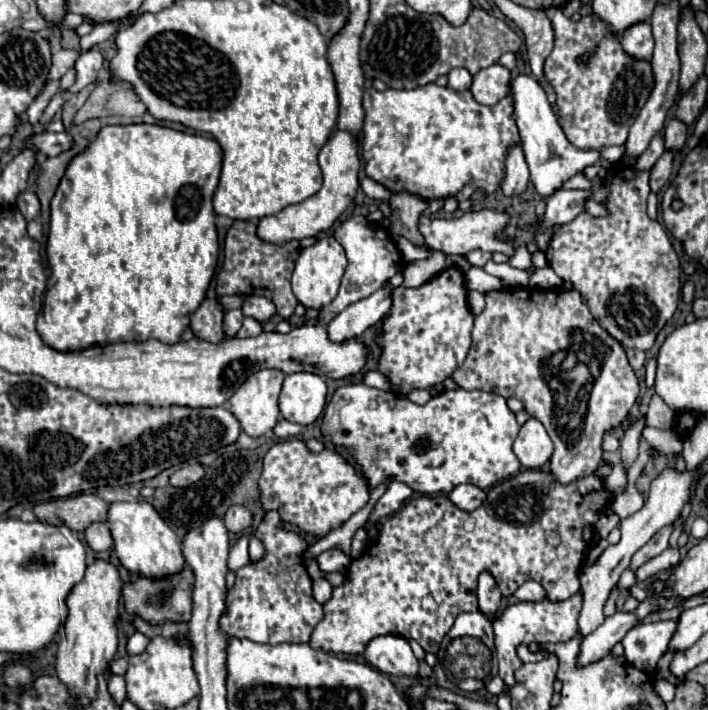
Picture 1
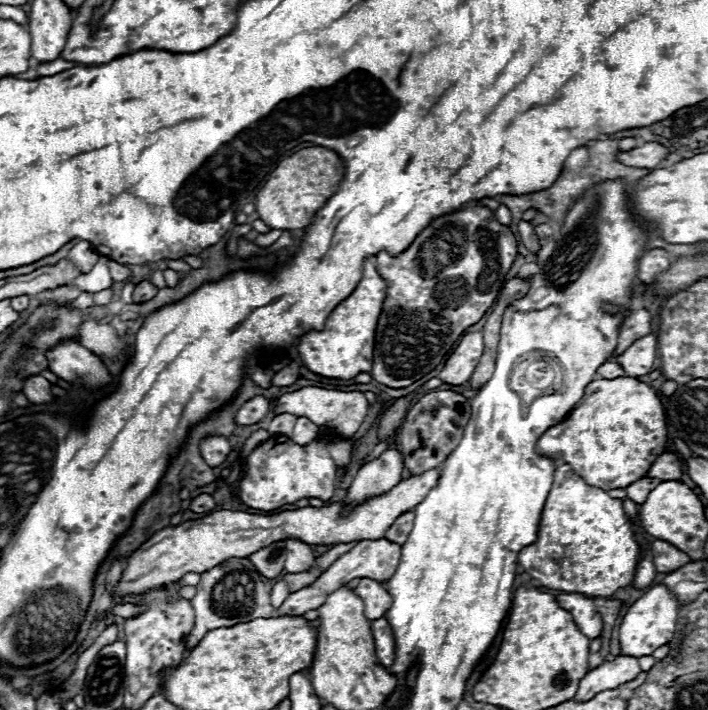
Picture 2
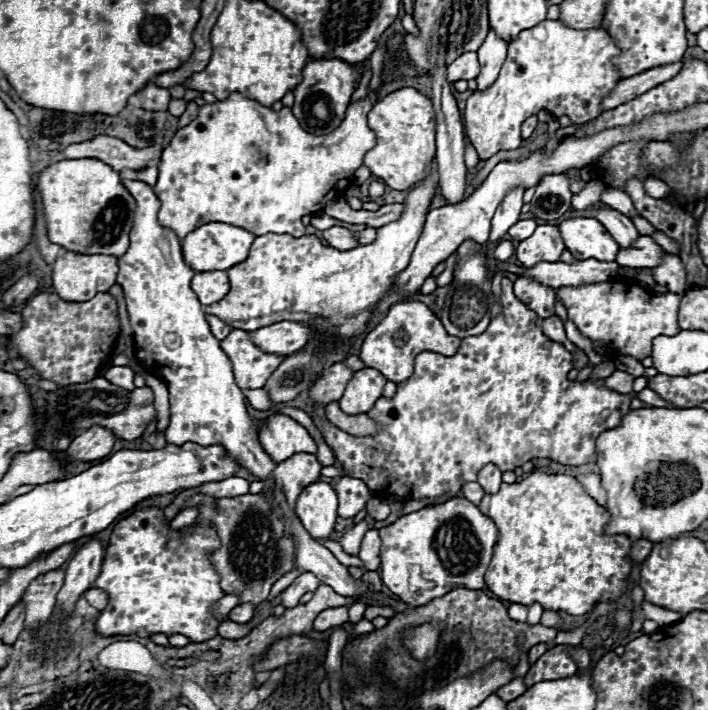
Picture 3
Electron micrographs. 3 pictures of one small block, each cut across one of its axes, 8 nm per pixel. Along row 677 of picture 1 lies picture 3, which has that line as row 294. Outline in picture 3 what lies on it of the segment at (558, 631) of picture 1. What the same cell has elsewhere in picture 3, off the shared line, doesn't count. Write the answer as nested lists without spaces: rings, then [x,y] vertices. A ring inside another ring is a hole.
[[[510,278],[502,280],[500,306],[502,306],[502,312],[496,318],[492,318],[486,332],[480,334],[480,336],[464,338],[454,356],[442,356],[442,354],[434,354],[434,352],[422,352],[422,354],[416,356],[414,374],[408,380],[398,384],[398,390],[396,390],[394,398],[380,398],[374,404],[374,408],[368,412],[368,416],[374,418],[374,422],[380,426],[374,436],[352,436],[352,434],[348,434],[340,428],[336,428],[334,424],[330,424],[326,418],[320,418],[316,412],[312,412],[312,422],[314,422],[316,430],[322,434],[322,440],[332,448],[332,452],[334,452],[340,468],[346,472],[346,476],[362,480],[374,492],[374,496],[378,496],[378,498],[400,496],[402,500],[422,500],[422,498],[440,498],[444,494],[450,494],[450,498],[456,498],[466,482],[476,482],[478,472],[488,462],[496,464],[502,472],[510,472],[510,470],[514,470],[514,468],[518,468],[524,462],[534,460],[534,458],[550,458],[550,460],[554,460],[558,464],[566,464],[566,466],[582,466],[582,464],[596,462],[596,438],[604,430],[612,430],[612,428],[620,426],[624,414],[630,410],[632,396],[630,394],[620,394],[616,390],[606,388],[604,380],[590,380],[590,378],[584,380],[584,382],[568,380],[568,372],[572,368],[572,354],[564,348],[564,344],[554,342],[554,340],[550,340],[548,336],[542,334],[542,328],[538,324],[540,318],[536,316],[534,310],[530,310],[524,302],[520,302],[514,296]]]

